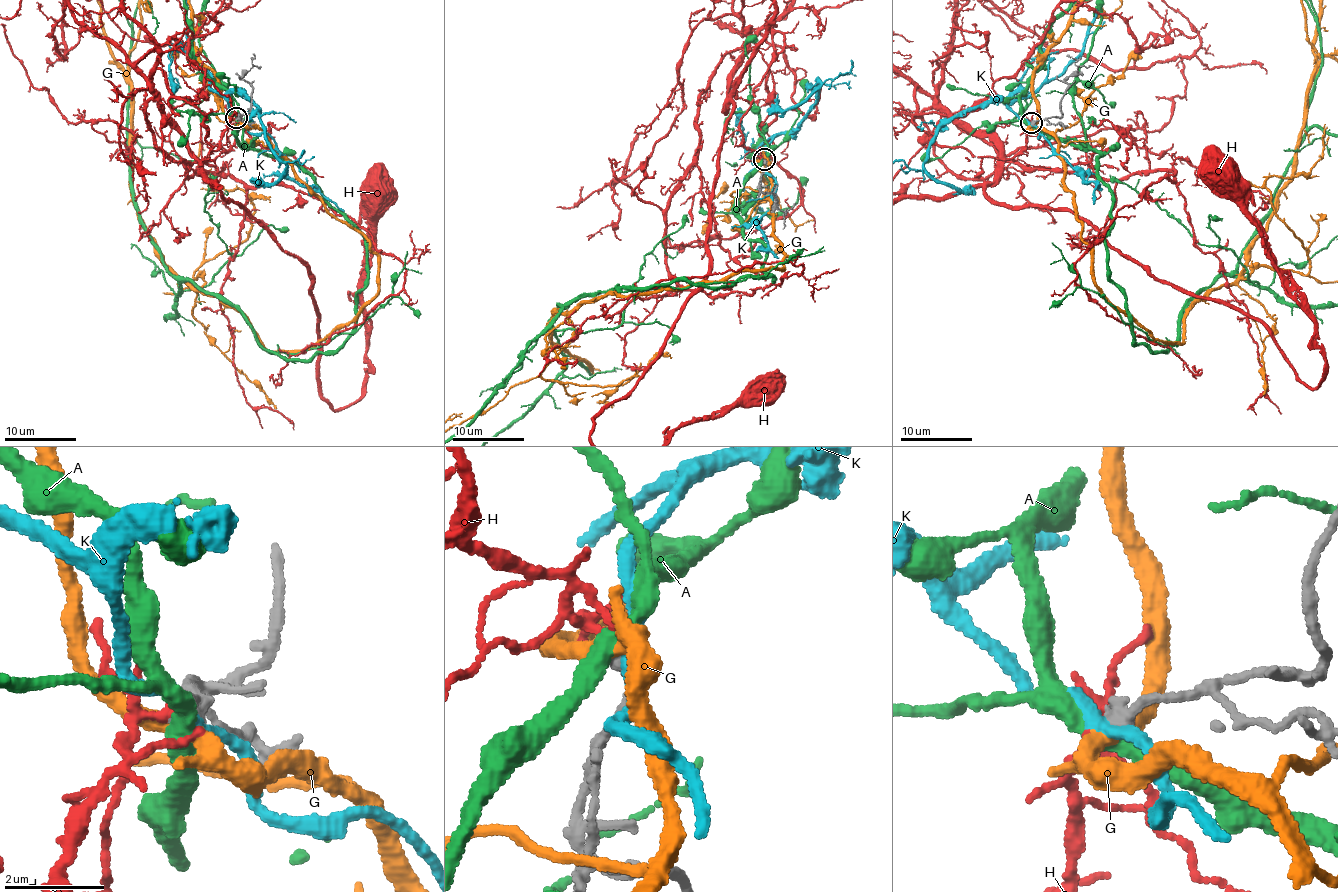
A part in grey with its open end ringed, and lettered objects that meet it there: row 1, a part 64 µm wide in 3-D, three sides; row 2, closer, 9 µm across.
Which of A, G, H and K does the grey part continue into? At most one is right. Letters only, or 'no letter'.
H

